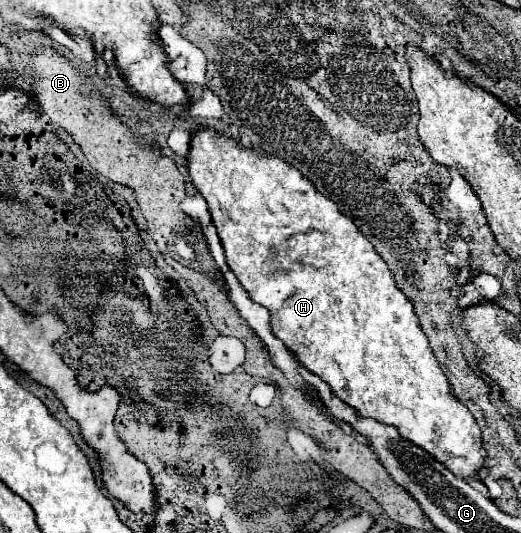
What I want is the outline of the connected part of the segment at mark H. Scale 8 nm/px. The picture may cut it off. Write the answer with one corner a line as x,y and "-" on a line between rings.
199,128
193,138
191,138
191,148
189,148
189,156
187,156
187,168
191,174
191,182
193,186
203,194
203,198
207,200
211,218
217,226
225,256
227,256
227,264
229,268
235,272
235,276
239,278
239,282
243,284
243,288
249,292
251,300
265,306
271,312
271,328
273,334
285,342
285,346
305,346
309,352
295,352
299,362
309,368
313,374
317,374
321,380
325,380
331,386
333,396
341,398
345,404
349,404
351,408
355,408
361,416
369,416
375,418
377,422
383,424
393,424
399,428
399,432
403,434
403,438
411,440
413,444
421,446
423,450
427,450
431,456
435,456
439,462
443,462
451,472
459,474
459,478
469,480
469,478
477,478
479,470
485,468
485,450
483,442
481,442
481,430
473,418
473,414
455,400
455,396
449,392
449,384
445,374
439,368
439,362
427,342
427,336
423,334
421,326
419,326
419,318
413,310
413,304
407,300
407,296
395,286
393,274
387,268
387,264
383,262
383,258
375,252
373,244
359,232
359,228
351,222
351,218
343,216
337,208
335,202
331,202
329,198
325,198
323,194
319,194
315,190
315,184
311,180
307,180
293,164
287,164
285,160
273,156
273,154
257,154
255,150
245,148
239,140
235,140
233,136
221,134
213,128

